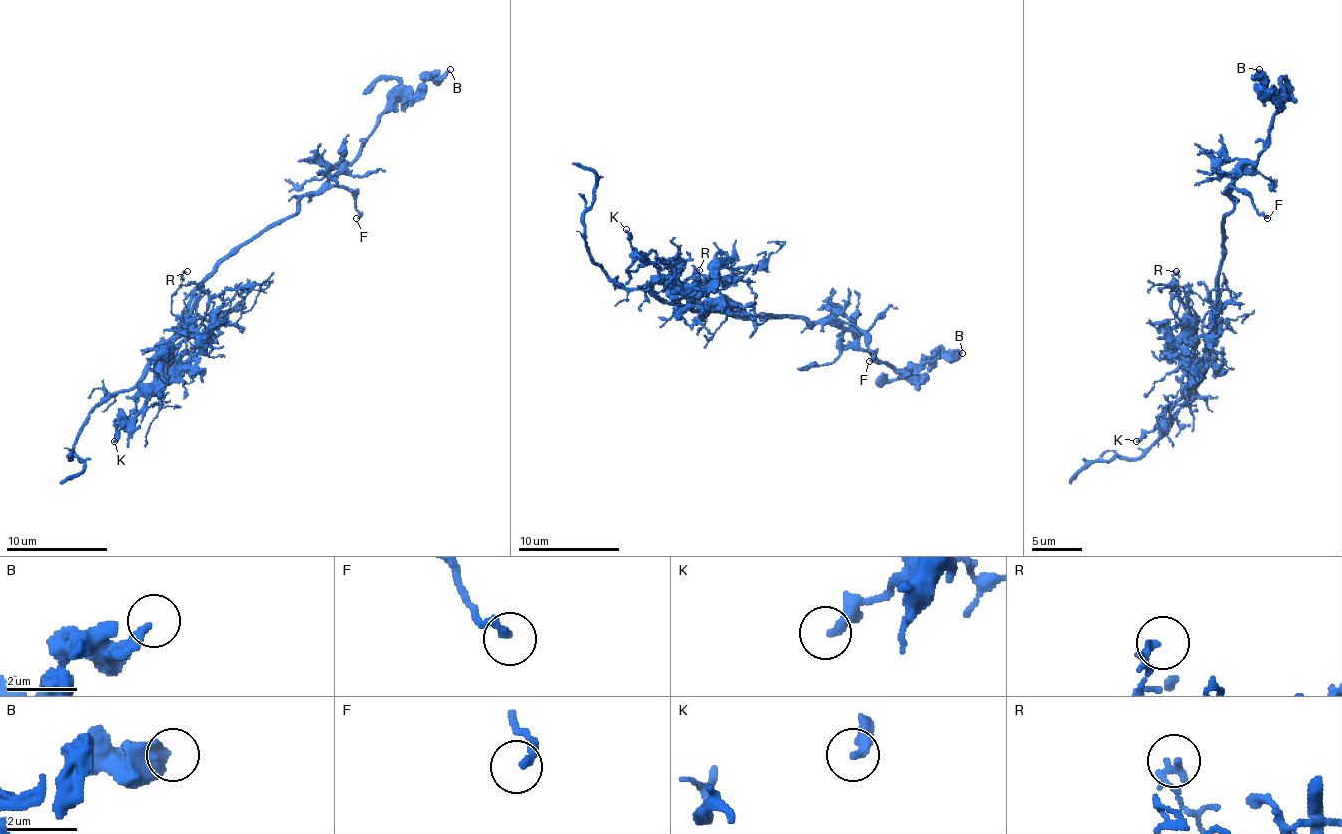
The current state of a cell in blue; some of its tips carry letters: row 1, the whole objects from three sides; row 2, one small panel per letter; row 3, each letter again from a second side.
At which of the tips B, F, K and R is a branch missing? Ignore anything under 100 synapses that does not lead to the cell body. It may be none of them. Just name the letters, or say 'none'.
none

